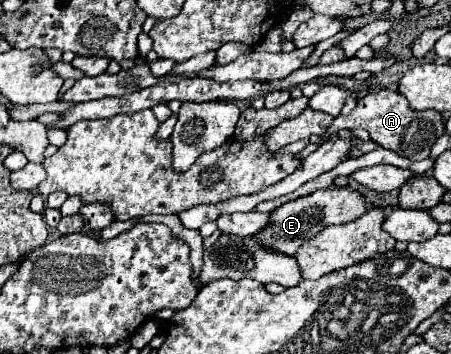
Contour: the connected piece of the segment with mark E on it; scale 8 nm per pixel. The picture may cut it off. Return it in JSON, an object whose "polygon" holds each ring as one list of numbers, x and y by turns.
{"polygon":[[331,184,325,190,315,190,307,196,289,200,285,204,281,204,279,208,275,208,271,212,271,224,267,224,267,228,263,228,263,232,257,232,255,236,251,236,253,240,257,240,259,244,263,244,263,248,271,248,279,254,287,254,287,256,295,256,295,252,313,236,317,236,323,228,327,226,339,226,351,220,357,220,359,216,363,216,369,210,369,204,365,200,365,196,361,196,357,190,353,190,351,186,337,186]]}

